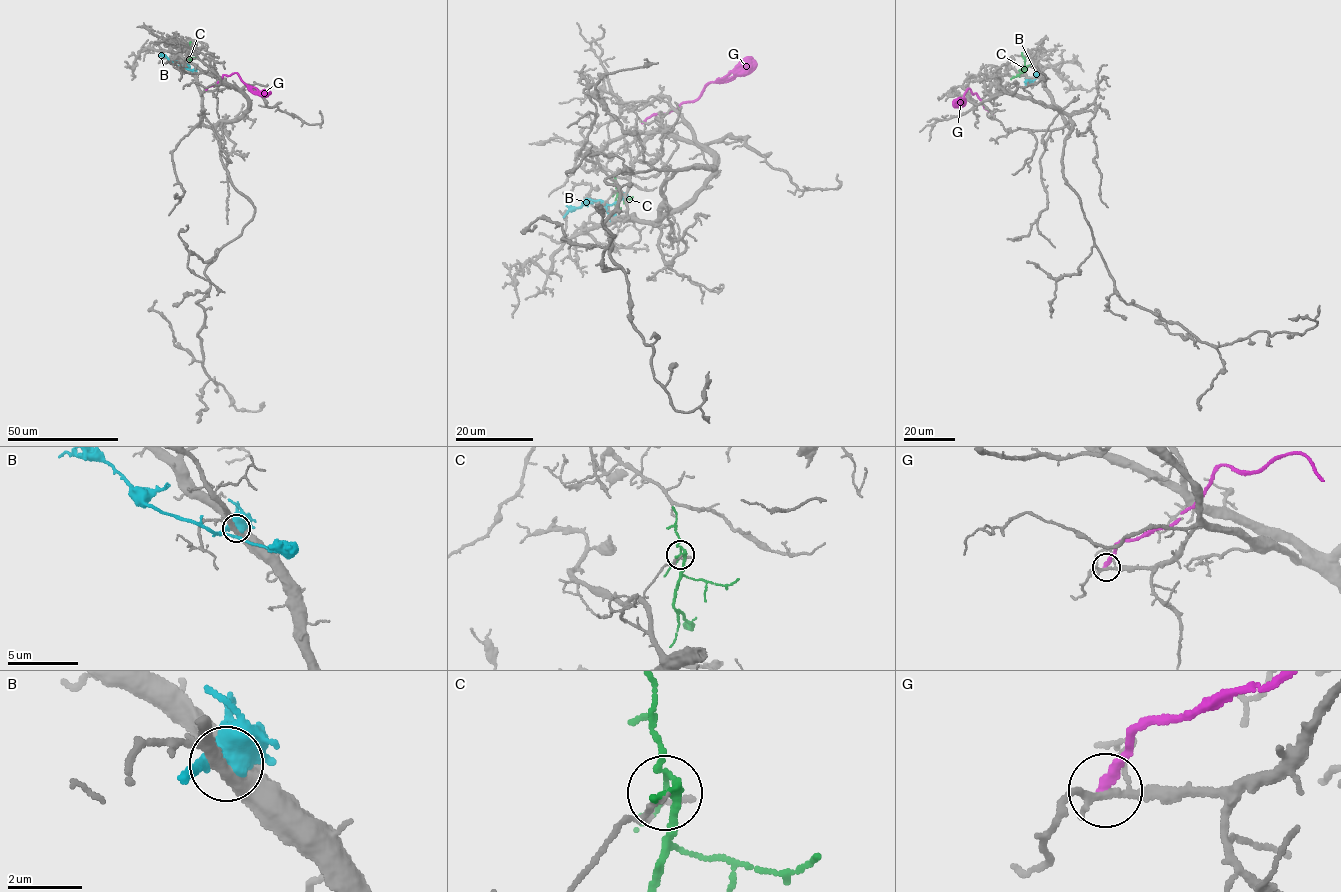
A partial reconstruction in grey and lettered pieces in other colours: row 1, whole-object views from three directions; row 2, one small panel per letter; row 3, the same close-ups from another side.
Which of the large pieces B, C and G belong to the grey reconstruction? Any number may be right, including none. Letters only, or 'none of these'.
none of these

